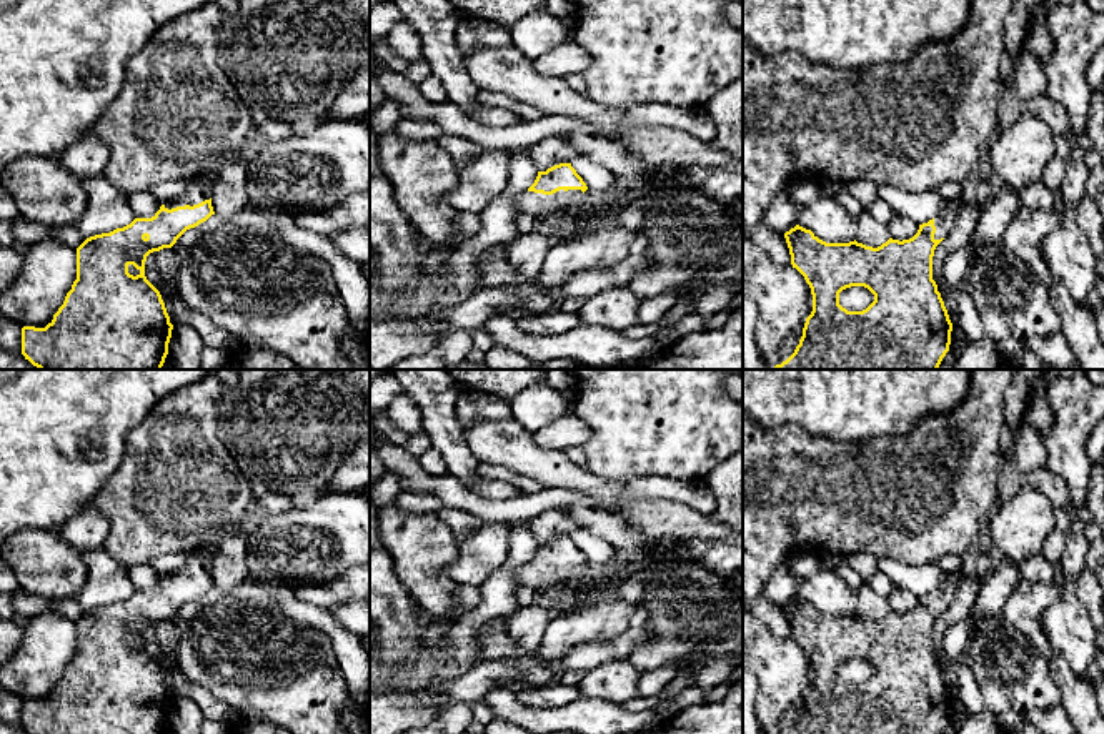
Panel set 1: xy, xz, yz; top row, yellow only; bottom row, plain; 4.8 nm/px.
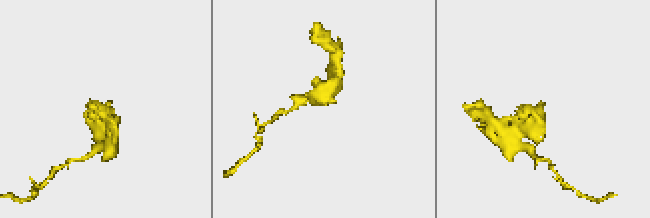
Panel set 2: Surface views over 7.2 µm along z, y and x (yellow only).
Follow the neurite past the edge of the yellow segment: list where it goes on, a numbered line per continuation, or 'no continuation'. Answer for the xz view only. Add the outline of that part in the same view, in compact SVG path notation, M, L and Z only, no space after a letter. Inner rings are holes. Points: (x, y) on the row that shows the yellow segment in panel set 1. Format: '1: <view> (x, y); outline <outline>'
1: xz (533, 203); outline M559 190L553 195L543 195L535 191L525 191L515 201L515 206L521 213L533 215L536 218L548 216L556 211L563 211L573 205L583 195L581 190Z

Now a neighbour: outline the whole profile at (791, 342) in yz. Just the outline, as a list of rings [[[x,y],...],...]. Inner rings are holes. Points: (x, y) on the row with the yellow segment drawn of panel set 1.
[[[813,300],[809,303],[809,311],[806,313],[804,320],[789,333],[789,336],[779,346],[779,353],[778,353],[778,358],[774,360],[774,366],[781,365],[794,353],[794,350],[799,345],[799,340],[803,336],[803,328],[804,328],[806,318],[811,315],[811,311],[813,311]]]

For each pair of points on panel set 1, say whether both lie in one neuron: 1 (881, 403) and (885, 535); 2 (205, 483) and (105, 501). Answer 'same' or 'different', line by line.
1: different
2: same

